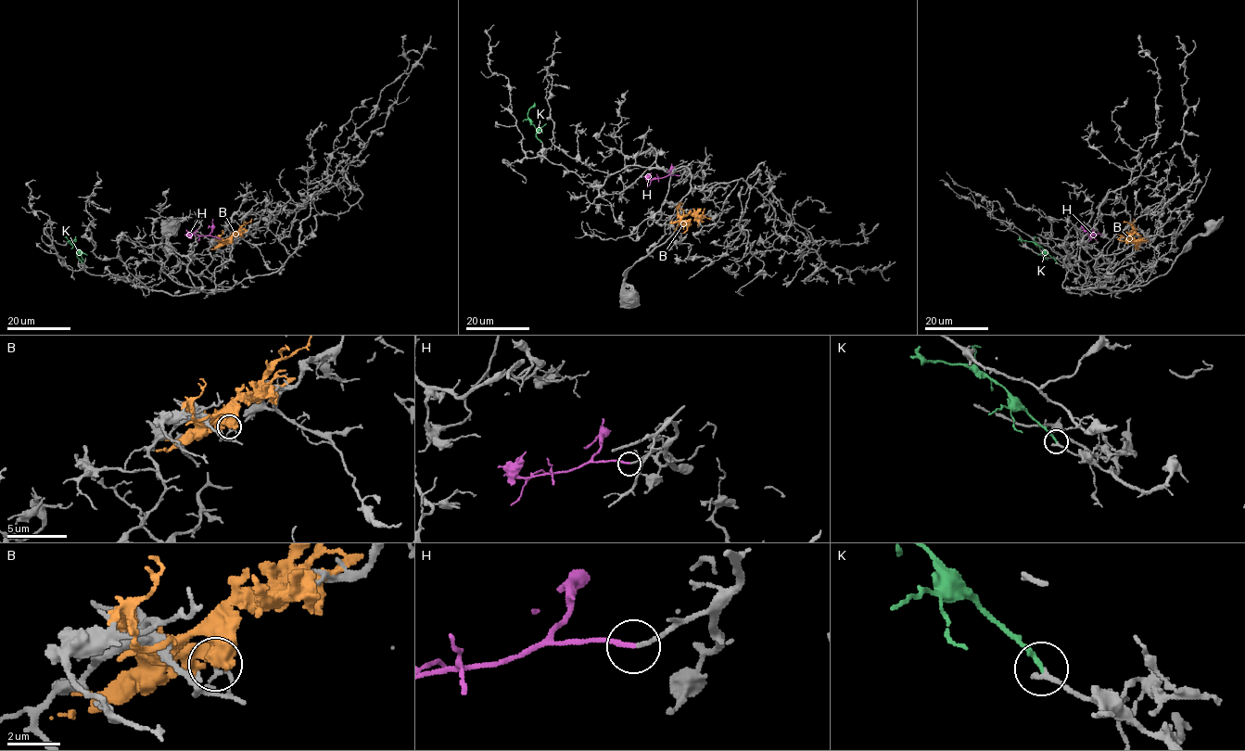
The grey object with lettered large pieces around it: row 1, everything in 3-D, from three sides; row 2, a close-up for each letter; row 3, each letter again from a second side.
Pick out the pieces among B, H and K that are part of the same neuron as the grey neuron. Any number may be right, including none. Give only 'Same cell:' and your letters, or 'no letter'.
Same cell: H, K

